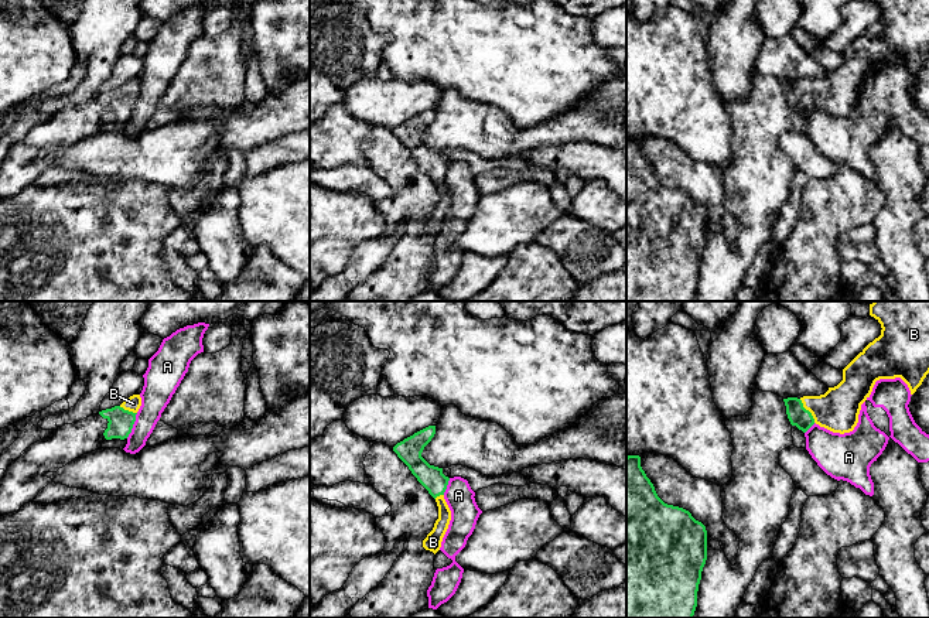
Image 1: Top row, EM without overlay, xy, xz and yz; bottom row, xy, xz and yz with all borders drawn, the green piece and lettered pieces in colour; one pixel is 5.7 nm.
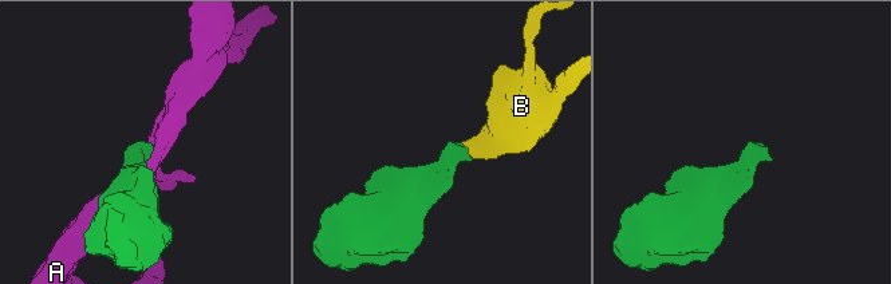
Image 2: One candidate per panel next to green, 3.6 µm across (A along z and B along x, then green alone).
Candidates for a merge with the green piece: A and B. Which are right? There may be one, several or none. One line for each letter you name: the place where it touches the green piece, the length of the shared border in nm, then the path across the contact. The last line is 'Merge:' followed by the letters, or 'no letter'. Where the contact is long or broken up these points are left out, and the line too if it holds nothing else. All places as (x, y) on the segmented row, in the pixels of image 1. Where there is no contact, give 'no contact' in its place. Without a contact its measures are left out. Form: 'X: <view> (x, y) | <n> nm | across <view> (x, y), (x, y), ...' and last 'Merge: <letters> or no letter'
B: yz (808, 410) | 160 nm | across yz (798, 416), (808, 410), (837, 410)
Merge: B

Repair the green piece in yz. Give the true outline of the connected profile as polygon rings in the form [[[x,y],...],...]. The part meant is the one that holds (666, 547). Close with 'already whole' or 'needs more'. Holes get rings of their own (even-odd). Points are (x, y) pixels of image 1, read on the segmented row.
[[[639,455],[626,457],[626,618],[693,618],[707,560],[707,530],[683,508],[665,503],[641,467]]] | already whole

